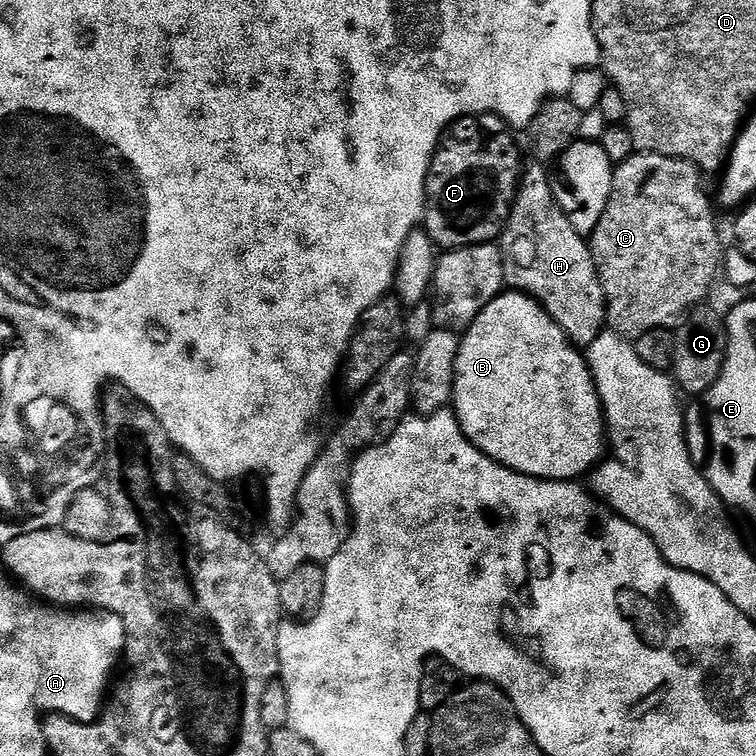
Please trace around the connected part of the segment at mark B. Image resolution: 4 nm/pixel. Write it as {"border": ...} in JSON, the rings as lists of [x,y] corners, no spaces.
{"border":[[[505,290],[496,296],[491,302],[484,305],[484,309],[474,318],[468,331],[460,336],[460,349],[456,359],[454,370],[454,390],[452,391],[451,407],[456,414],[456,420],[462,426],[468,441],[482,454],[486,454],[494,462],[506,466],[523,476],[533,476],[539,480],[567,480],[579,481],[579,476],[587,477],[599,465],[606,456],[606,425],[604,423],[604,408],[600,405],[600,395],[596,389],[596,383],[592,377],[592,371],[588,369],[588,361],[585,353],[577,348],[568,336],[550,318],[548,311],[536,300],[523,292]]]}

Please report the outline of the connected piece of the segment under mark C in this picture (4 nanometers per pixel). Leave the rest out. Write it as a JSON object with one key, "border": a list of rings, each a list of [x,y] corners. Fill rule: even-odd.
{"border":[[[636,152],[625,164],[619,165],[615,169],[612,178],[610,202],[602,214],[602,222],[598,222],[598,226],[593,230],[590,237],[594,266],[608,307],[606,324],[611,331],[618,332],[625,338],[635,338],[642,335],[646,330],[654,330],[655,328],[671,329],[685,313],[701,303],[705,299],[704,295],[711,290],[712,279],[715,278],[716,274],[718,276],[722,268],[722,247],[720,248],[720,236],[716,233],[716,216],[712,213],[712,204],[708,201],[703,186],[700,185],[699,175],[701,176],[701,173],[695,164],[690,164],[686,160],[679,160],[673,156],[663,156],[653,152]]]}

